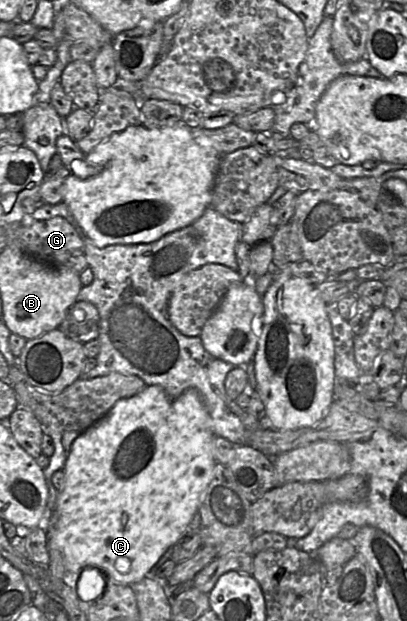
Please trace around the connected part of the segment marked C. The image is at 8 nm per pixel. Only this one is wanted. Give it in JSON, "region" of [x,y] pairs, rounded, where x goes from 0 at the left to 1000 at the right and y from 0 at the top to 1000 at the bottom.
{"region":[[[361,620],[339,634],[290,644],[243,678],[199,696],[179,710],[165,733],[155,754],[157,784],[143,795],[138,818],[128,828],[128,868],[155,892],[162,919],[199,923],[211,913],[236,913],[253,921],[260,937],[310,944],[364,929],[371,916],[408,886],[442,870],[496,810],[506,787],[521,773],[531,746],[518,728],[518,712],[526,702],[511,663],[482,626],[459,626],[440,639],[418,641],[388,620]]]}

